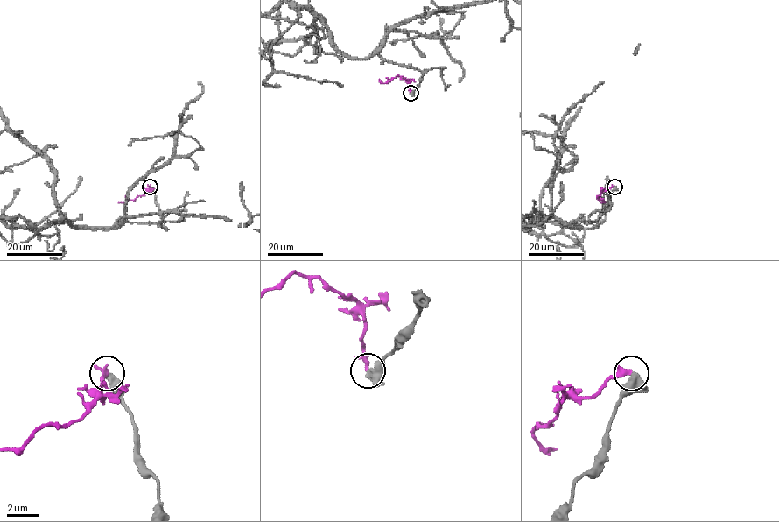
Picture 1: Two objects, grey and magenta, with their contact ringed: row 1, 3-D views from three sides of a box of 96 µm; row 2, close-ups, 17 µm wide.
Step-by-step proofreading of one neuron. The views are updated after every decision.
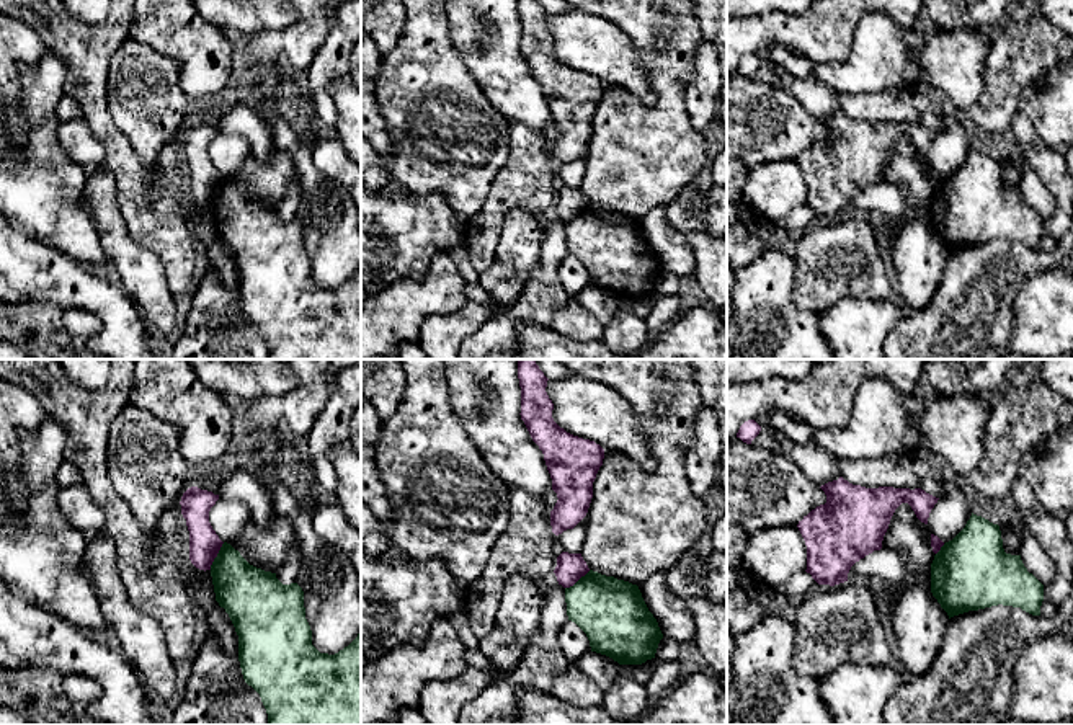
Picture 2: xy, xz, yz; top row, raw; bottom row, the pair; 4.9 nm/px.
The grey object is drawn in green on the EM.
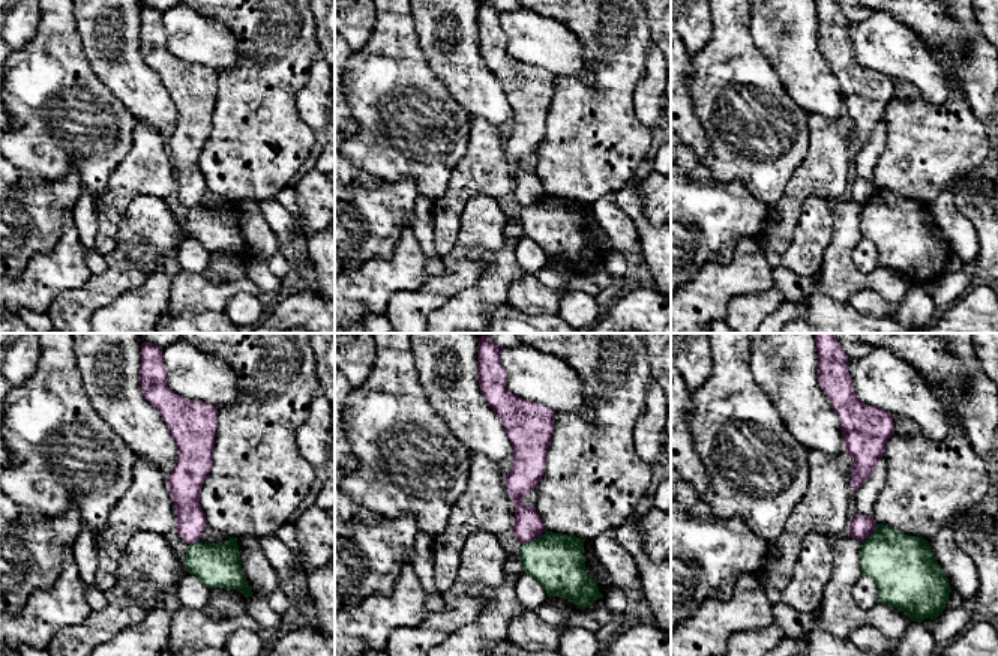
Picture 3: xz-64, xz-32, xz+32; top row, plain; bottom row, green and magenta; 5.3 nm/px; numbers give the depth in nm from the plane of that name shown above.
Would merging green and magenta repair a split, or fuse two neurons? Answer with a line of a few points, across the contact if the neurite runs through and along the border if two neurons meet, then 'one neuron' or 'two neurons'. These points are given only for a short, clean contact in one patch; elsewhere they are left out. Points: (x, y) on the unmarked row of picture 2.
line xy (224, 177), (209, 203); two neurons

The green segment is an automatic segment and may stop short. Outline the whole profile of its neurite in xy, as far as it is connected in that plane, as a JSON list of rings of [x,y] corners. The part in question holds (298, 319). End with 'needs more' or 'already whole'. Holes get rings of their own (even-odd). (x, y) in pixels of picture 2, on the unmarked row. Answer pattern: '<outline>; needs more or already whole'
[[[224,176],[217,191],[211,199],[211,211],[216,227],[216,235],[220,242],[225,243],[229,248],[235,266],[238,269],[238,296],[242,302],[243,314],[248,320],[252,320],[261,331],[261,336],[268,348],[268,359],[361,359],[361,266],[358,271],[343,284],[335,289],[320,287],[312,279],[312,265],[305,253],[305,242],[304,242],[304,225],[297,217],[283,219],[276,207],[265,206],[250,199],[238,185],[235,185],[230,178]]]; already whole

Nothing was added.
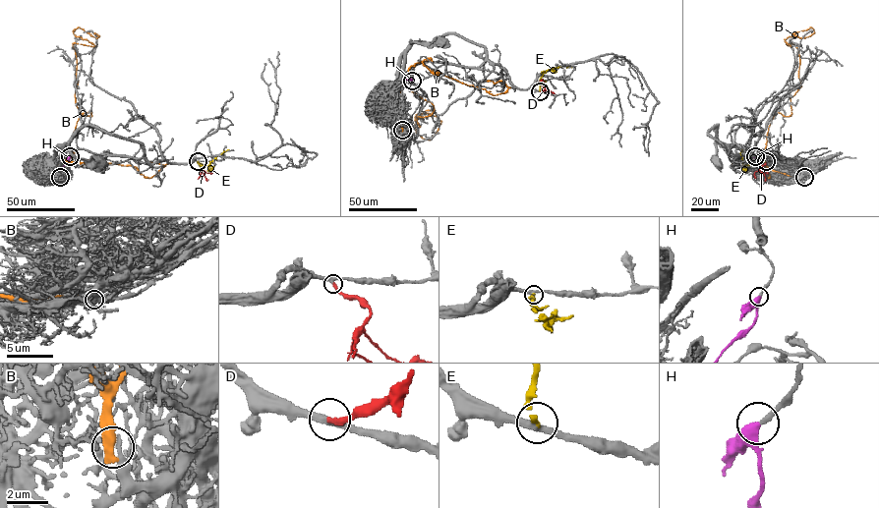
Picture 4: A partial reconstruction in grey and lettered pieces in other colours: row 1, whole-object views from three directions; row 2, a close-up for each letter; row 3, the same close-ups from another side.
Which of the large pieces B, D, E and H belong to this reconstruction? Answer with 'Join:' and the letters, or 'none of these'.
Join: D, H

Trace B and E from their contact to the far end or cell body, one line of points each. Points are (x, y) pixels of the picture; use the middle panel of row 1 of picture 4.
B: (402, 130), (404, 84), (433, 106), (419, 126), (436, 114), (418, 134), (431, 140), (437, 117)
E: (540, 91), (541, 78), (549, 69), (571, 67)

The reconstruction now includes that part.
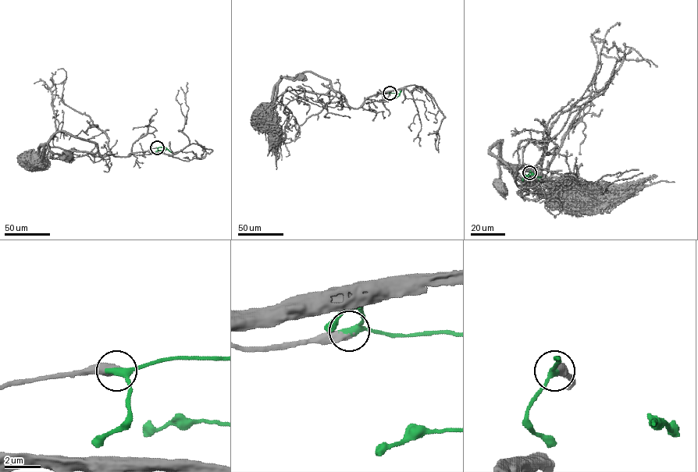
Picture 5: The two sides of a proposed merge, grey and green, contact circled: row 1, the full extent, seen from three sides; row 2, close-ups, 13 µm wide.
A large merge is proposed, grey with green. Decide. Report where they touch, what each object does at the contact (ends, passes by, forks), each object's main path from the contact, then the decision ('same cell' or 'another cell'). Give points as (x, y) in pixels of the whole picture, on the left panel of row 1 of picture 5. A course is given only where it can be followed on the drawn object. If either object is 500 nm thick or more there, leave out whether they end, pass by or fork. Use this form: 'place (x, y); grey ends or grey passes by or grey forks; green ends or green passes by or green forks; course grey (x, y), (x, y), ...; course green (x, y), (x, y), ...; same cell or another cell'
place (157, 147); course grey (157, 147), (128, 156), (102, 157), (95, 143), (58, 131), (48, 142), (48, 148), (67, 156); course green (157, 147), (166, 148), (158, 150); same cell

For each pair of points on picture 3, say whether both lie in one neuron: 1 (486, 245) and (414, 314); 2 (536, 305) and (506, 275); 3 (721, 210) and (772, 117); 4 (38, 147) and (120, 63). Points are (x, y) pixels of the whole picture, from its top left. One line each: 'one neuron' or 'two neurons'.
1: one neuron
2: two neurons
3: two neurons
4: two neurons

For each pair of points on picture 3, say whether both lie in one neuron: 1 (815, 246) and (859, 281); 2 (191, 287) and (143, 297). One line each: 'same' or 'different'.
1: different
2: different

